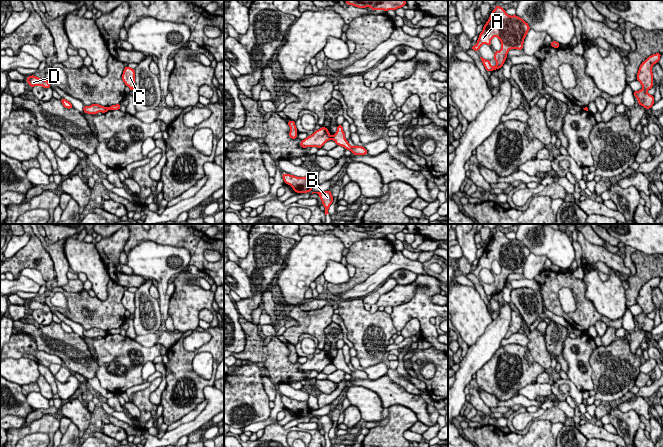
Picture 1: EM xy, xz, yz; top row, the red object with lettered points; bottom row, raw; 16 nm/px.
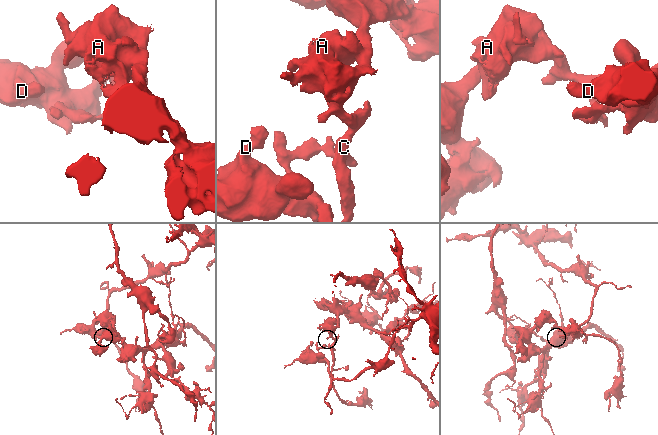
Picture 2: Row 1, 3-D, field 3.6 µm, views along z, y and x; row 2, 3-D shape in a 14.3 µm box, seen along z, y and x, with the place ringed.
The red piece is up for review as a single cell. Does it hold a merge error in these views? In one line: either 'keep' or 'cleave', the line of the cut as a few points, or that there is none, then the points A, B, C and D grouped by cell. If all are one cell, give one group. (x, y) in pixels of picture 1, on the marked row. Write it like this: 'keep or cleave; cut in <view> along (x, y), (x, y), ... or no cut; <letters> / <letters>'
cleave; cut in yz along (586, 107), (584, 109); A C / B D

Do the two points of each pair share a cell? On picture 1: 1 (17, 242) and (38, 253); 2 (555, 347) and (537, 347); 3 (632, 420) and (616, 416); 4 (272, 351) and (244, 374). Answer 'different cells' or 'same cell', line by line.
1: different cells
2: different cells
3: same cell
4: different cells

